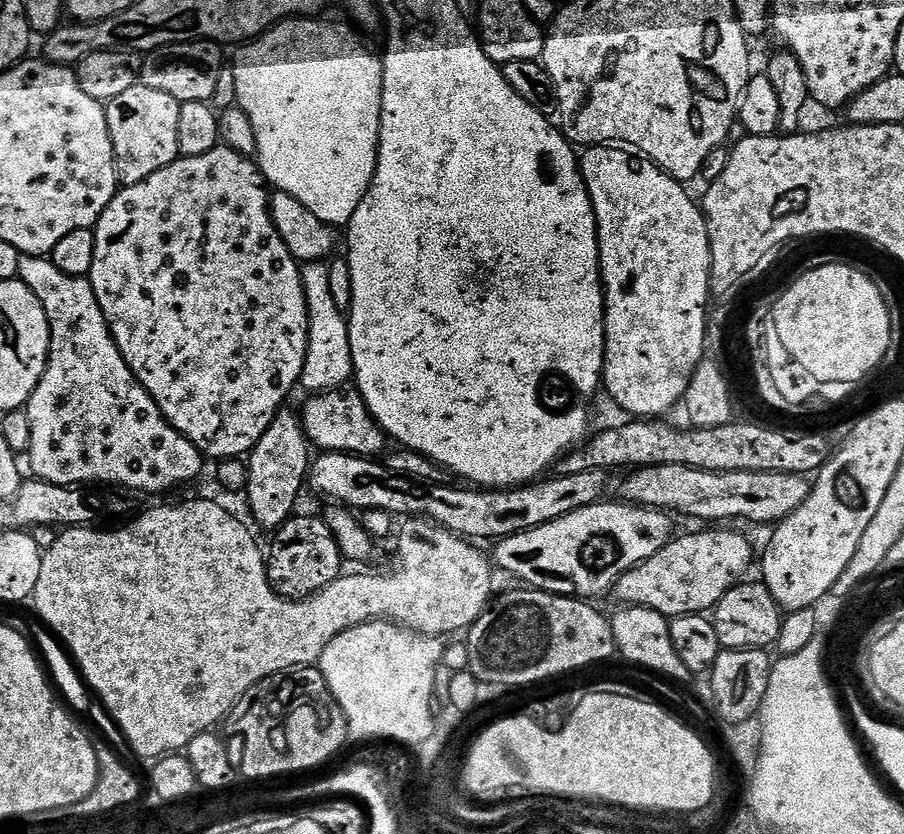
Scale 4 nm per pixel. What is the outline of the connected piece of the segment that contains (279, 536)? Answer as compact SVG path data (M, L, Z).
M293 515L292 519L275 533L276 541L272 544L272 553L269 551L266 556L268 581L271 582L272 589L287 600L304 600L330 586L330 582L340 579L340 567L345 567L346 564L334 534L323 519L319 515L300 515Z

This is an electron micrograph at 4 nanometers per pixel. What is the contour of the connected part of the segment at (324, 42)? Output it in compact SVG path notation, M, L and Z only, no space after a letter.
M289 18L281 20L279 24L272 25L267 32L249 40L239 49L236 61L231 61L234 70L234 83L238 86L236 102L238 107L245 112L254 128L254 138L257 139L254 159L265 181L275 191L285 192L293 196L306 206L310 213L316 215L321 222L331 226L347 226L352 221L354 210L362 202L362 198L372 185L376 173L376 163L380 153L380 127L382 126L382 94L384 93L384 62L379 55L375 56L350 29L344 24L335 24L332 20L324 18Z

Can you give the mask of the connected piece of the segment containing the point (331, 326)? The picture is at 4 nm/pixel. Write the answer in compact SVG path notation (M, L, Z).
M324 262L305 263L300 269L300 277L308 307L308 353L300 375L300 384L308 394L329 392L335 388L345 387L354 376L348 318L346 313L338 308L333 295L330 294L328 264Z

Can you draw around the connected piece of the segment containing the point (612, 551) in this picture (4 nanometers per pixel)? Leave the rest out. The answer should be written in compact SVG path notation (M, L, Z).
M597 502L574 510L562 518L554 518L554 522L546 522L537 528L519 532L513 536L505 536L495 545L494 564L497 569L505 568L512 576L525 580L525 585L542 592L553 592L559 596L575 596L577 598L594 598L603 592L611 593L622 574L626 574L634 566L654 558L658 550L662 550L674 539L672 532L673 517L659 508L643 508L641 504L627 502Z

